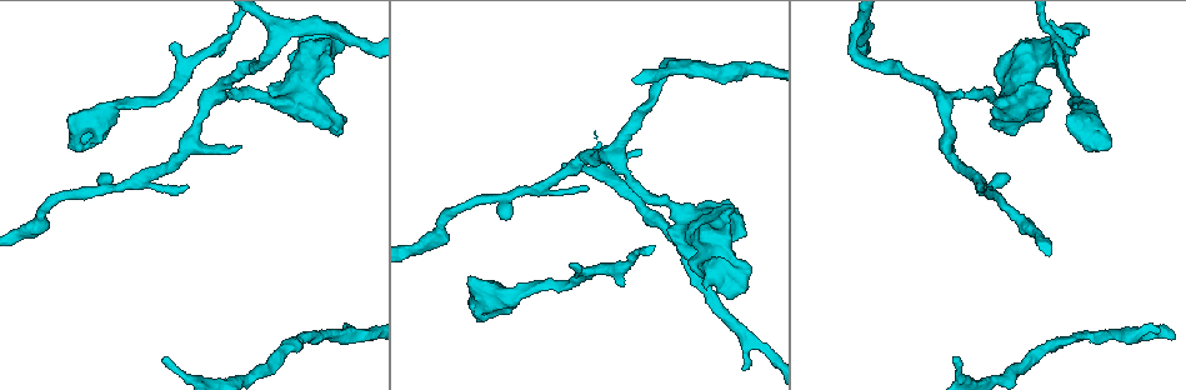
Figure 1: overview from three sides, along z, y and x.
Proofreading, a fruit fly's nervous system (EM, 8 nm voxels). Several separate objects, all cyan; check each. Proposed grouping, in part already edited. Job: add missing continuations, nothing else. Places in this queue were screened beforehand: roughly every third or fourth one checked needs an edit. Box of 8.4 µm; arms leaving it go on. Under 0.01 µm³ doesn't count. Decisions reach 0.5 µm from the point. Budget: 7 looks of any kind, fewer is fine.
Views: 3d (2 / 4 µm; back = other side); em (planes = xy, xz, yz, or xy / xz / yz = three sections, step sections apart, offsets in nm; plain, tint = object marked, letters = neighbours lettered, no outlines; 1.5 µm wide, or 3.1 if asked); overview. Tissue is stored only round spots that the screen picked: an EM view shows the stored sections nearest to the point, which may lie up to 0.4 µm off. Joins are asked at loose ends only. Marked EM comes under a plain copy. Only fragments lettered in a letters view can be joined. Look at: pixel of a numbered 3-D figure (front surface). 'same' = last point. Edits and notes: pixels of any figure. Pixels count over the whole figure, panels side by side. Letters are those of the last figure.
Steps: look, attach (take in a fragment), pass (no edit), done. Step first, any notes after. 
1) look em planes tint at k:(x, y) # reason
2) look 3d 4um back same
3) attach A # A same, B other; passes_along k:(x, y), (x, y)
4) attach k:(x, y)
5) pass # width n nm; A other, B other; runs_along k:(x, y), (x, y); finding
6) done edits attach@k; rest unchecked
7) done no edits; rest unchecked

look em xy step 4 tint at 1:(241, 147) # free end

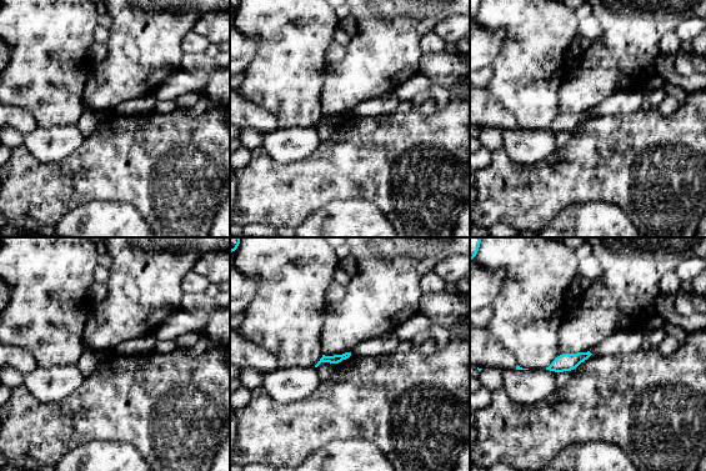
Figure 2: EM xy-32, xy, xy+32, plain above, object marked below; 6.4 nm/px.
look em planes letters same

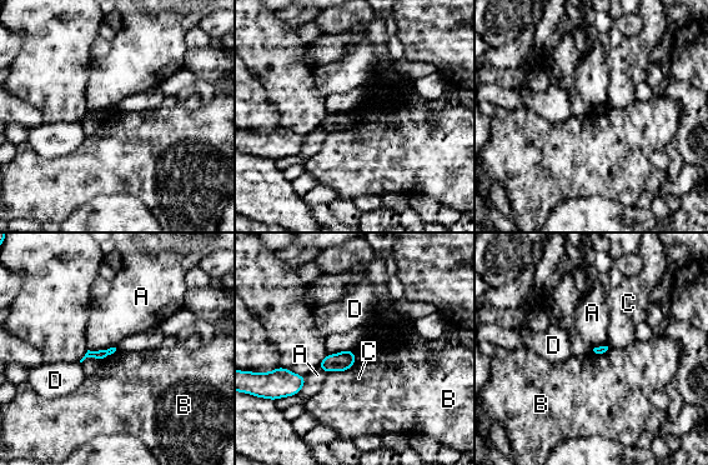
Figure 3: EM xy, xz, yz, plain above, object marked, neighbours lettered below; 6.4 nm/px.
pass # A other, B other, C other, D other; border 3:(356, 353), (347, 369), (329, 373); none of them fits

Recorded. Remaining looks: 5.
look em xy step 8 letters at 1:(71, 116) # thick end

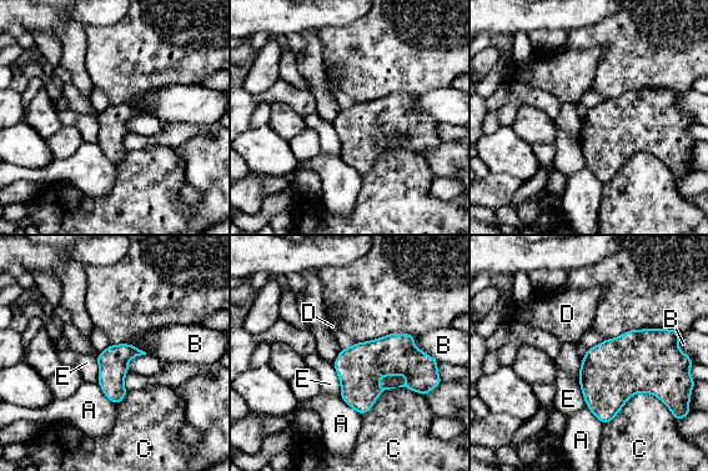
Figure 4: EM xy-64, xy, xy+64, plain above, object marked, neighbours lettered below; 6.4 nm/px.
look em yz step 4 letters same

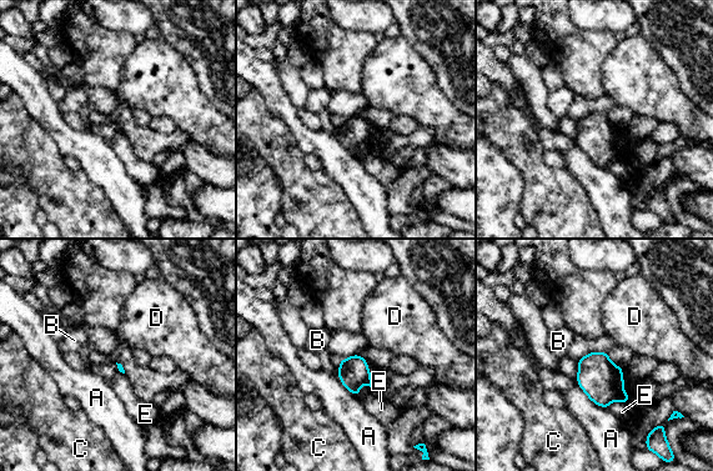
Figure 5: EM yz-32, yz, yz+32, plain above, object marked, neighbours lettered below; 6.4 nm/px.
pass # A other, B other, C other, D other, E other; border 5:(629, 404), (612, 401), (607, 409); none of them fits

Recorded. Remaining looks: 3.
look em planes letters at 1:(952, 357) # thin end

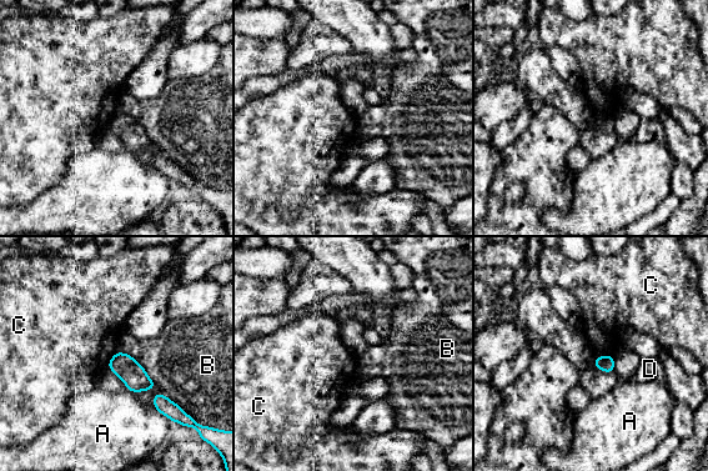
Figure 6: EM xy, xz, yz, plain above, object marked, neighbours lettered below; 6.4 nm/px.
pass # width 100 nm; A other, B other, C other, D other; none of them fits

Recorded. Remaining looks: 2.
done no edits; rest unchecked

